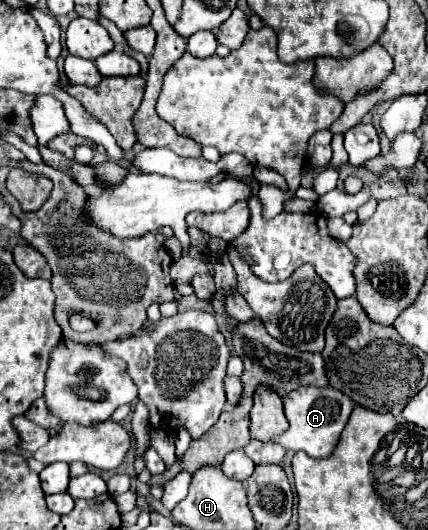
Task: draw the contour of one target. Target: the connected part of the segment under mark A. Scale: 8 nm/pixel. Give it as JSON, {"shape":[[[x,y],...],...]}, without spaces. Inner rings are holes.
{"shape":[[[297,388],[287,394],[285,398],[285,416],[289,420],[289,430],[275,438],[277,444],[281,444],[287,450],[303,450],[311,458],[325,458],[335,450],[335,444],[339,442],[339,436],[351,416],[353,402],[341,394],[335,388]]]}

